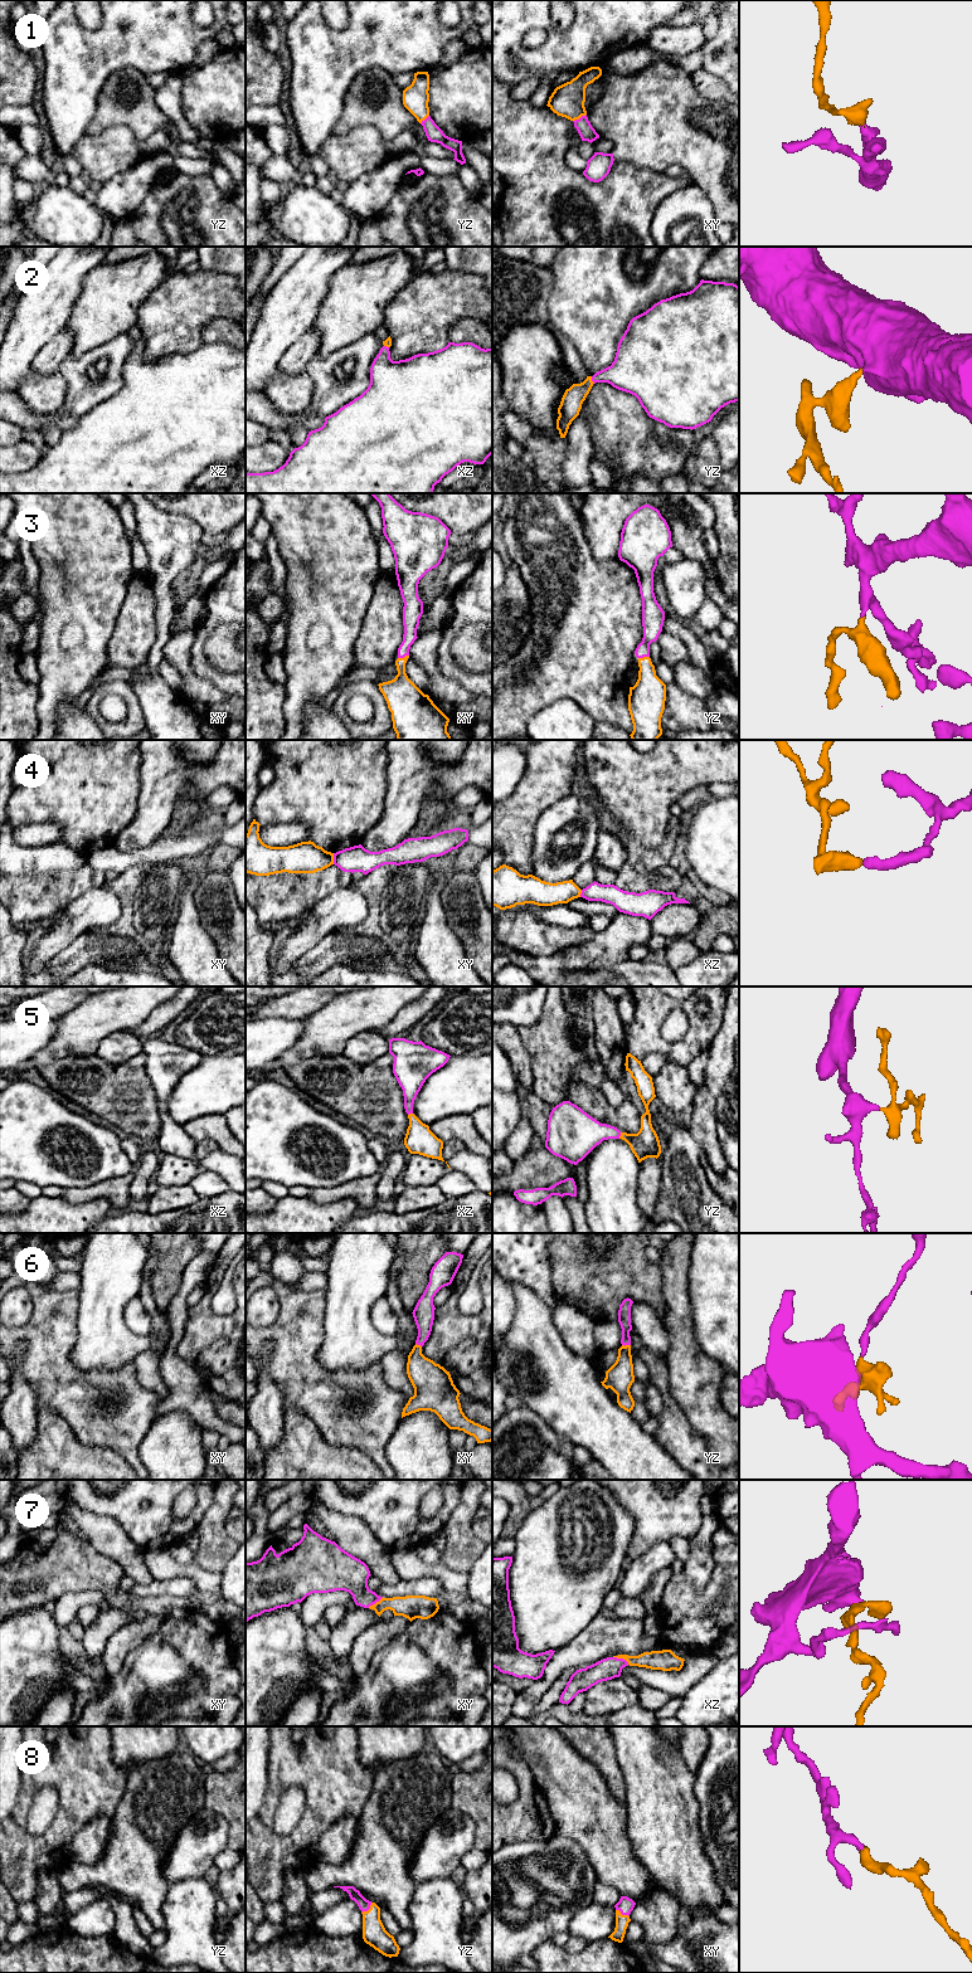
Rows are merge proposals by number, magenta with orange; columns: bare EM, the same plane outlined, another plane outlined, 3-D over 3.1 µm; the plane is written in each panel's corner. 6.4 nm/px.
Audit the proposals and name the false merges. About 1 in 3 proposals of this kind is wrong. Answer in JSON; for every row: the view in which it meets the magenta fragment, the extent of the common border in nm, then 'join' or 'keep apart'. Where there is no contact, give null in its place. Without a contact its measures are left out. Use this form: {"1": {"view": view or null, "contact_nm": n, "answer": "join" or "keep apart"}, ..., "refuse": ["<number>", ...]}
{"1": {"view": "xy", "contact_nm": 100, "answer": "join"}, "2": {"view": "yz", "contact_nm": 50, "answer": "join"}, "3": {"view": "xy", "contact_nm": 80, "answer": "join"}, "4": {"view": "xy", "contact_nm": 70, "answer": "keep apart"}, "5": {"view": "yz", "contact_nm": 40, "answer": "join"}, "6": {"view": "yz", "contact_nm": 60, "answer": "join"}, "7": {"view": "xz", "contact_nm": 120, "answer": "join"}, "8": {"view": "xy", "contact_nm": 100, "answer": "join"}, "refuse": ["4"]}

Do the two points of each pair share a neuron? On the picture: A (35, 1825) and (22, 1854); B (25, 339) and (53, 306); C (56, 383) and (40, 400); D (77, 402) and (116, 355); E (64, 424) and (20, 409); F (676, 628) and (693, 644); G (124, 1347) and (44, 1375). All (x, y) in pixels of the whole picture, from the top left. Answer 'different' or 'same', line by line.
A: different
B: same
C: same
D: same
E: same
F: same
G: different

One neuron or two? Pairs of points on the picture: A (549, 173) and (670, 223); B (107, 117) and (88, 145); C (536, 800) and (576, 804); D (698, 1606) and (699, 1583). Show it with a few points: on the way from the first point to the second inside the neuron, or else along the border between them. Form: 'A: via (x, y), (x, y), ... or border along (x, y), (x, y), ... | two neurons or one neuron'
A: border along (672, 193), (657, 206), (652, 217), (650, 233) | two neurons
B: border along (122, 125), (108, 127), (98, 134), (86, 135) | two neurons
C: border along (569, 793), (549, 805), (535, 822) | two neurons
D: border along (715, 1565), (709, 1581), (700, 1591), (683, 1572) | two neurons

